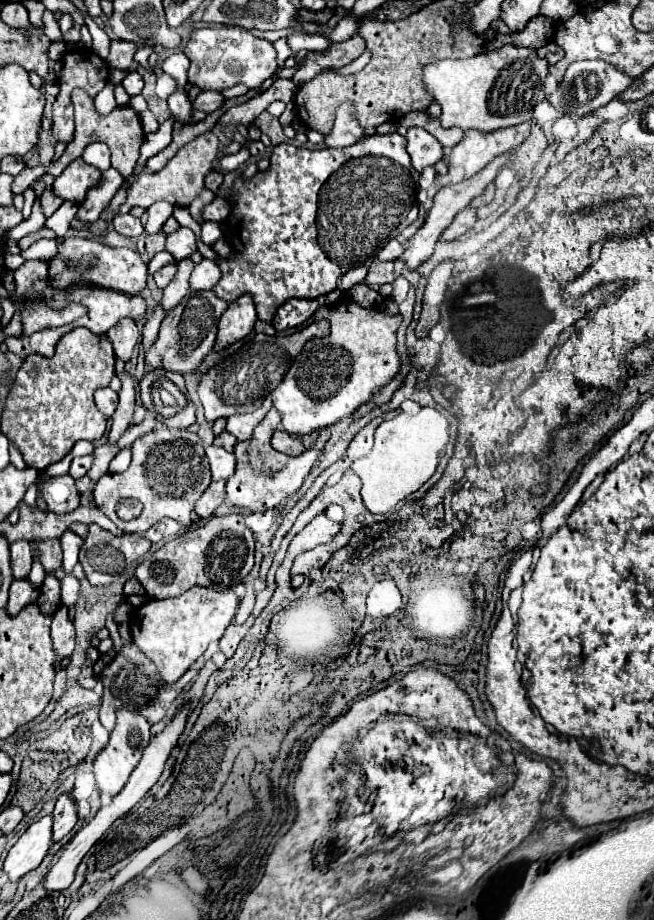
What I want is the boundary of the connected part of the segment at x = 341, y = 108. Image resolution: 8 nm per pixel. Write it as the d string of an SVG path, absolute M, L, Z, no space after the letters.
M346 101L346 103L338 105L334 129L332 129L330 135L326 135L328 147L346 147L346 145L354 145L360 139L368 137L364 133L364 127L358 123L358 117L356 117L352 107L354 107L352 101Z

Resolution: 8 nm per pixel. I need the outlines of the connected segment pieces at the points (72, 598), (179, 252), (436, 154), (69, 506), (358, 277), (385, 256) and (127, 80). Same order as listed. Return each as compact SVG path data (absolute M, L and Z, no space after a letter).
M64 573L62 581L60 581L60 601L66 607L74 607L74 603L78 601L80 595L80 581L72 575L72 573Z
M180 227L178 231L166 237L166 251L170 251L178 261L190 257L196 249L198 249L198 237L188 227Z
M412 127L408 129L408 155L412 159L412 167L416 171L424 171L426 167L436 165L444 157L444 147L424 129Z
M70 475L46 477L36 487L38 487L38 497L44 499L48 509L54 513L72 513L78 507L80 493L76 491L74 479Z
M364 265L350 269L350 271L348 271L346 275L342 275L342 279L338 281L338 289L350 289L350 287L354 287L356 283L362 283L364 277L366 277L366 273L368 273L368 269L366 269Z
M392 239L380 253L378 253L378 259L380 261L394 261L394 259L398 259L400 255L402 255L402 245L396 241L396 239Z
M130 71L130 73L124 77L122 87L126 89L128 95L138 95L138 93L142 91L142 87L144 87L144 81L142 81L142 77L140 77L138 71Z

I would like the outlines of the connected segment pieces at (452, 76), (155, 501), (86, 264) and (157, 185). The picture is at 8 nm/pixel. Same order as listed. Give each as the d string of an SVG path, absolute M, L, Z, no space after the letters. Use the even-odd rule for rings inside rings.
M504 45L484 55L468 59L438 59L424 67L422 81L432 99L442 107L442 127L460 127L464 131L476 129L492 133L496 129L512 127L532 119L536 103L544 101L544 81L548 63L538 59L532 49ZM534 59L534 67L532 67Z
M160 427L148 435L138 437L132 443L132 463L124 473L106 473L98 479L94 487L96 507L108 515L126 533L144 533L154 523L164 517L178 521L180 525L190 525L192 511L200 495L210 485L210 465L200 443L190 443L178 437L176 429ZM122 499L136 499L144 505L142 515L124 521L116 515L116 507Z
M80 237L58 239L58 255L50 259L50 281L54 287L64 289L70 283L94 283L106 289L118 289L130 295L140 293L146 287L148 265L142 257L128 247L110 247L98 241L88 241Z
M212 131L198 135L196 139L192 139L184 147L180 147L178 153L166 163L166 167L162 171L158 171L158 173L144 171L138 177L138 181L128 189L128 199L120 207L118 213L128 213L134 205L148 209L156 201L168 201L176 207L188 207L196 199L196 195L204 189L204 177L212 171L212 163L218 159L218 153L220 153L220 141Z

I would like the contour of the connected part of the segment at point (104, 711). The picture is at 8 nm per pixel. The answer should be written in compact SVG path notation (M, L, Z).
M120 623L118 625L120 635L126 639L126 647L114 657L114 661L104 669L102 673L102 683L104 683L104 697L102 697L102 707L100 707L100 723L112 731L112 727L116 725L116 711L118 709L128 709L128 711L138 711L142 717L148 719L150 725L160 723L168 709L172 707L174 699L184 691L184 687L192 681L192 677L196 677L196 673L200 671L200 667L204 665L204 661L194 663L194 667L182 675L182 679L178 679L174 685L166 685L162 683L156 667L152 665L152 661L140 653L136 649L136 645L132 643L132 635L128 629L128 623Z

